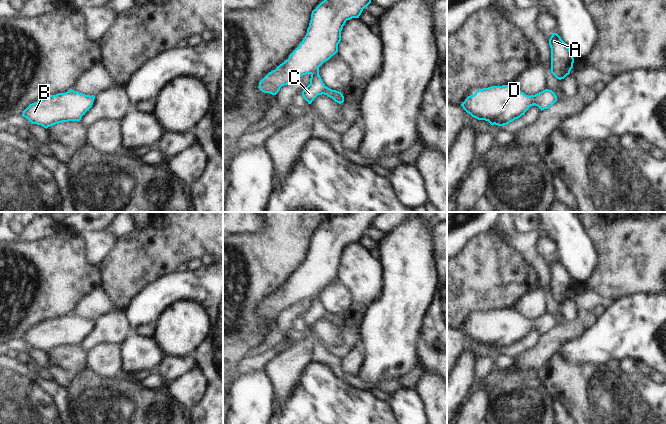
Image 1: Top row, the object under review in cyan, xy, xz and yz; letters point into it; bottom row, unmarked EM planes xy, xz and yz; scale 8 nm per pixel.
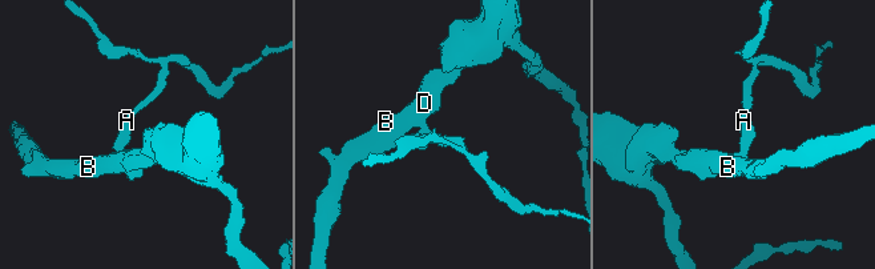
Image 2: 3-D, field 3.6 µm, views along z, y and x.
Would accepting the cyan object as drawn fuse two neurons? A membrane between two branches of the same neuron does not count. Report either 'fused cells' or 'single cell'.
single cell

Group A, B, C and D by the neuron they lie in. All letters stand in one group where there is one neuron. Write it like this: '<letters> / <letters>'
A B C D

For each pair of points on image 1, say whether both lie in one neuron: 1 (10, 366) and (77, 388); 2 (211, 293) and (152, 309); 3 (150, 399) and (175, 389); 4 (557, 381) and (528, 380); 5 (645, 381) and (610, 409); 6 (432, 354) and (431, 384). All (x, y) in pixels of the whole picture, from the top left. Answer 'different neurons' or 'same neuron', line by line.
1: different neurons
2: same neuron
3: different neurons
4: different neurons
5: different neurons
6: different neurons

